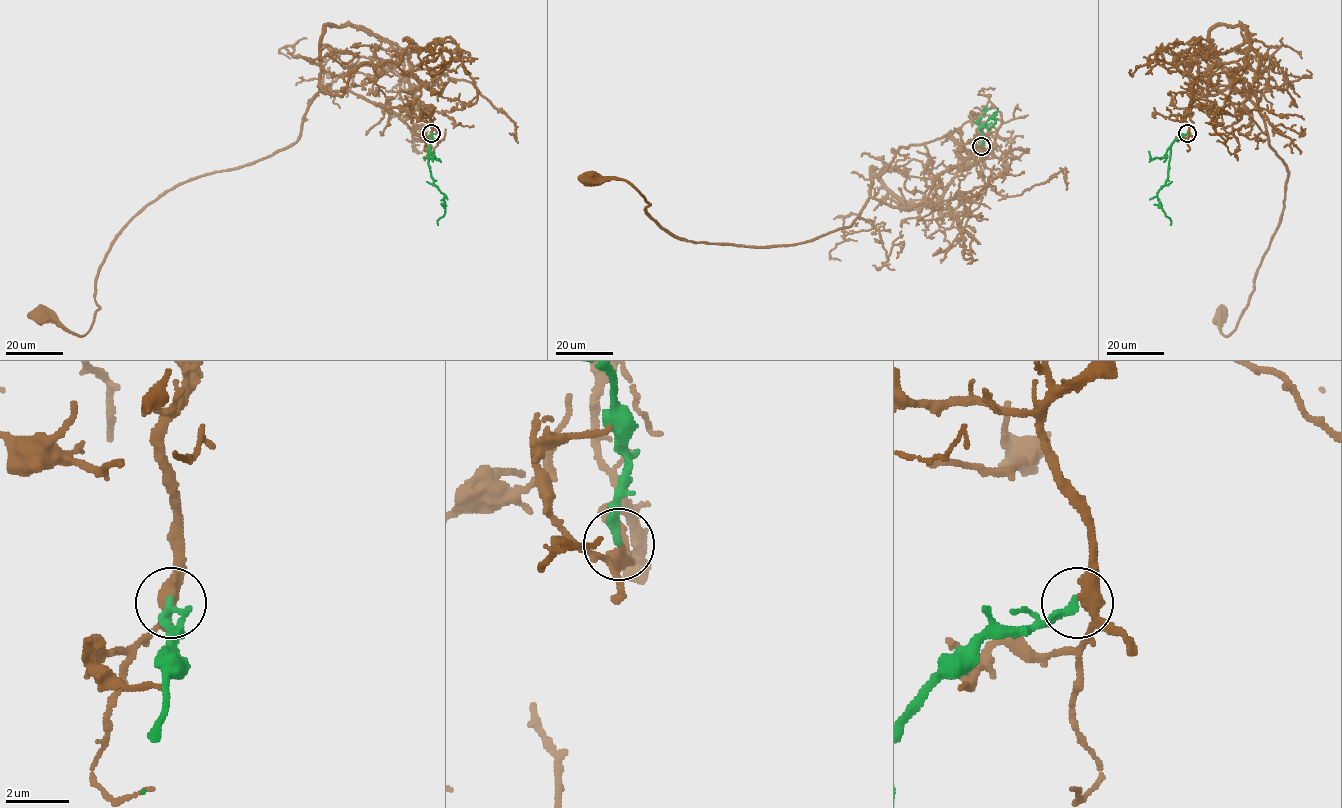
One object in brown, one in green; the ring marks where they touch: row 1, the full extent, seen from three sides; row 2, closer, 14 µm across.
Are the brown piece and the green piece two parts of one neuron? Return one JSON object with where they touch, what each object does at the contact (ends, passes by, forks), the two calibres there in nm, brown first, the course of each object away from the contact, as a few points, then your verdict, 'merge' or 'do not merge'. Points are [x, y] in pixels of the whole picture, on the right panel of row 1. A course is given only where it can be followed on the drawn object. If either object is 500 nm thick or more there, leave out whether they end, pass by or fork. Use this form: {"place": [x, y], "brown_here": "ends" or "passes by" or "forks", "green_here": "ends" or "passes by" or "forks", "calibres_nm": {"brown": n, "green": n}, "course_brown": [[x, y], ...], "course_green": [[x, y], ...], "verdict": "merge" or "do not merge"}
{"place": [1187, 133], "brown_here": "forks", "green_here": "ends", "calibres_nm": {"brown": 340, "green": 260}, "course_brown": [[1187, 133], [1193, 106], [1241, 103], [1248, 91], [1239, 92], [1287, 169], [1283, 213], [1230, 334], [1219, 315]], "course_green": [[1187, 133], [1171, 144], [1168, 178], [1157, 193], [1159, 206], [1171, 221], [1170, 225]], "verdict": "merge"}

